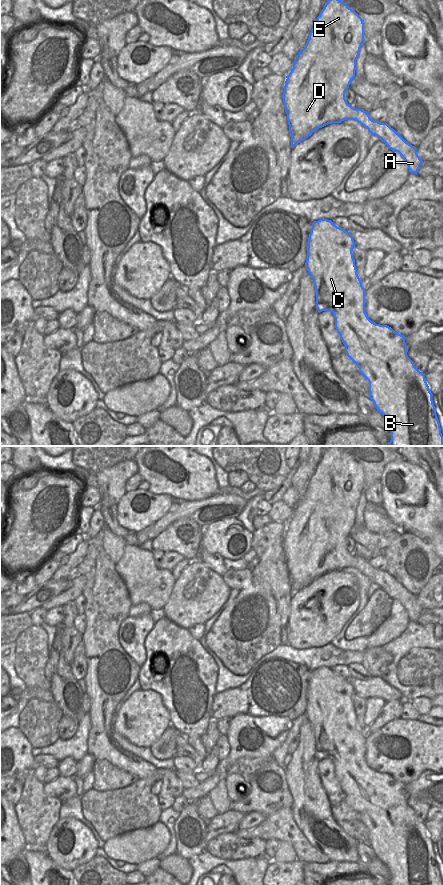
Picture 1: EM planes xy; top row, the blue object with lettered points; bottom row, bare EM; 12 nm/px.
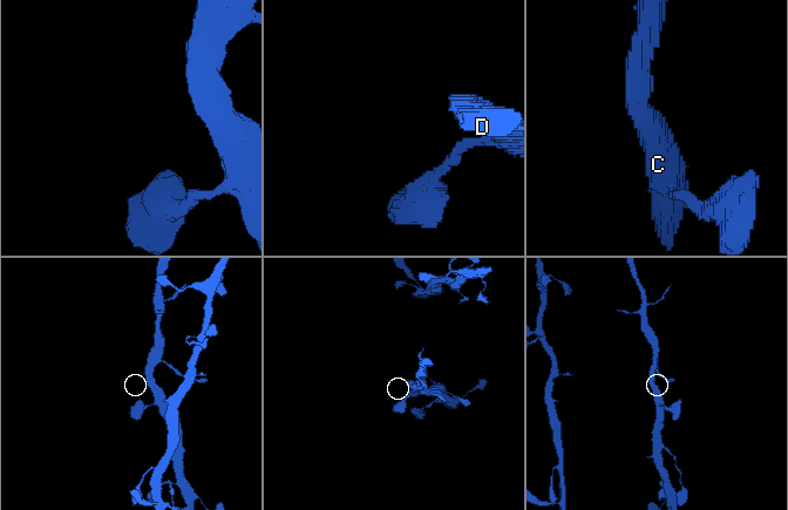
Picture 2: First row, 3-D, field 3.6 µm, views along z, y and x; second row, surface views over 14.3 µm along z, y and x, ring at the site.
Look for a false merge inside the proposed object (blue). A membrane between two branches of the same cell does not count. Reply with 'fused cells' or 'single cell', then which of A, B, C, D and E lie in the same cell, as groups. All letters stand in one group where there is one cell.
single cell; groups A B C D E

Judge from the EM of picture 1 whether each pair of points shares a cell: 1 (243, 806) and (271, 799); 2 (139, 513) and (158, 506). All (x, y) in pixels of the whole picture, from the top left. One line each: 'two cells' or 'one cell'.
1: one cell
2: one cell

